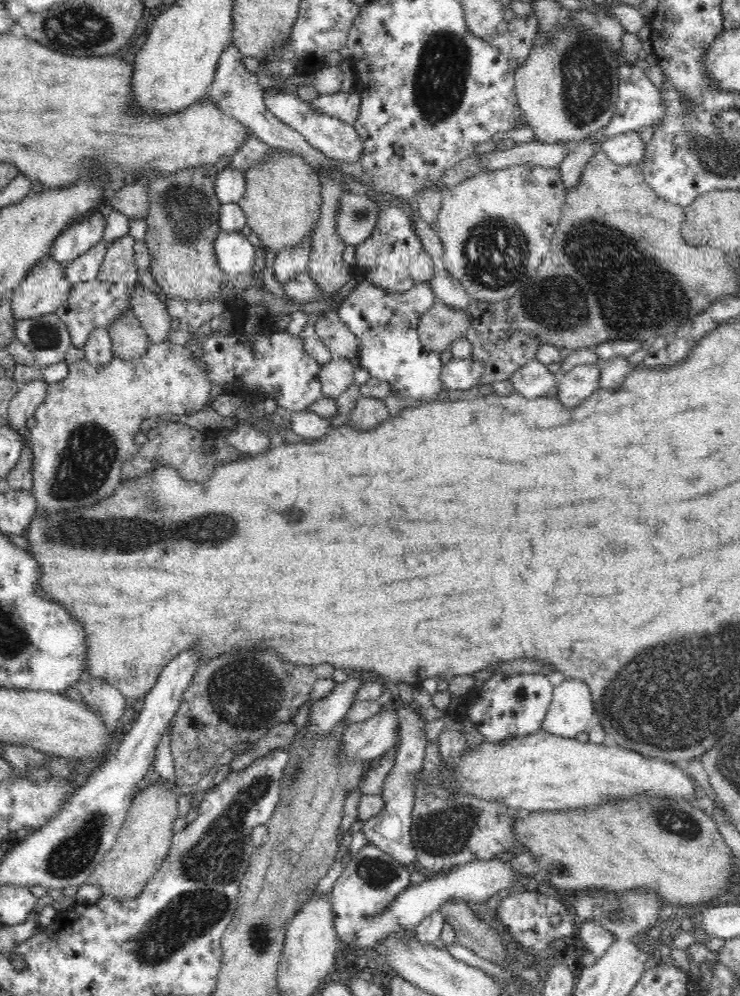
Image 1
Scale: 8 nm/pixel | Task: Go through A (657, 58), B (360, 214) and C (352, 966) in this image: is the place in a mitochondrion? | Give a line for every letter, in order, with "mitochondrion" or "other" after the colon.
A: other
B: mitochondrion
C: other

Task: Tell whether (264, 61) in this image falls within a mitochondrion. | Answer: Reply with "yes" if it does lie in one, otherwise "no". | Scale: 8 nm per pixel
no

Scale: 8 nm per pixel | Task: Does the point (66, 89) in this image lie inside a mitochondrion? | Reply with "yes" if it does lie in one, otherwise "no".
no

